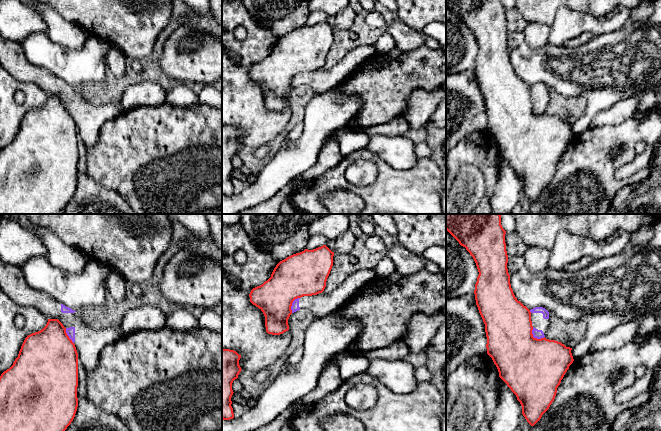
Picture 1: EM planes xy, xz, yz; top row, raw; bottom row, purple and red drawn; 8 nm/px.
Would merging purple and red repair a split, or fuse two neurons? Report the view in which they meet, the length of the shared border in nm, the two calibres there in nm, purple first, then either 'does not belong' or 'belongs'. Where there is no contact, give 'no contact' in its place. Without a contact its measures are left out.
yz | 130 nm | 70/480 nm | does not belong

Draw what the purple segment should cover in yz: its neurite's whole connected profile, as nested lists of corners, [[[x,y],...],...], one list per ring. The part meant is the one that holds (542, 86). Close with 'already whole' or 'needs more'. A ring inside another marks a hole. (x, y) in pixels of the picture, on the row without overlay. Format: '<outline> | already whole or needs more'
[[[535,83],[530,88],[533,113],[537,115],[544,114],[550,101],[549,88],[543,83]]] | needs more

